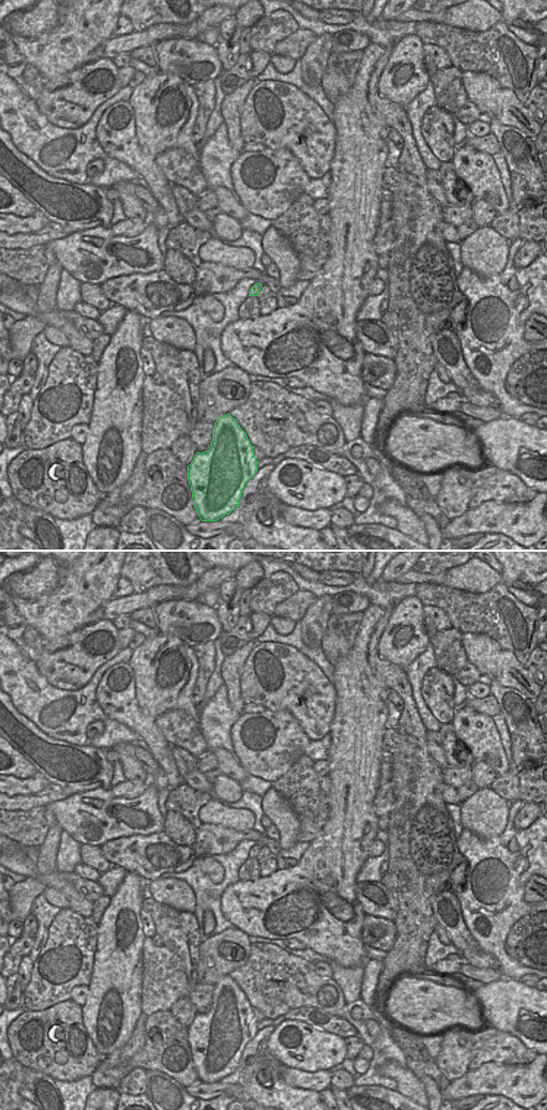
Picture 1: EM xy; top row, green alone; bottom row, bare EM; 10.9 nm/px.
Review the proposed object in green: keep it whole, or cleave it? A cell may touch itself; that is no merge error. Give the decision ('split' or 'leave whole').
leave whole

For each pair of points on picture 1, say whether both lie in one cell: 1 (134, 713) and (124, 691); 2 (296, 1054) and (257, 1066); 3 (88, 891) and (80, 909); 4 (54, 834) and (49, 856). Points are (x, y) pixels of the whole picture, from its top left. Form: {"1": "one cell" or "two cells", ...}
{"1": "one cell", "2": "two cells", "3": "two cells", "4": "one cell"}

